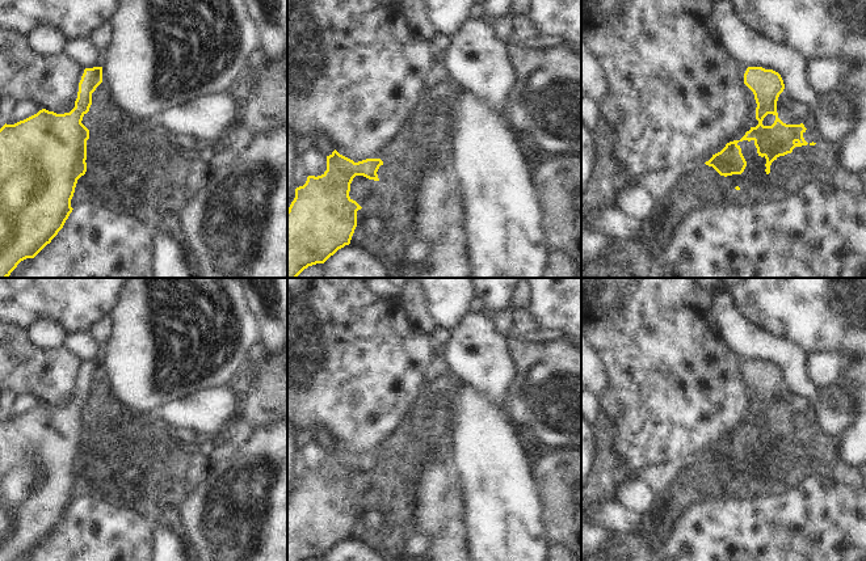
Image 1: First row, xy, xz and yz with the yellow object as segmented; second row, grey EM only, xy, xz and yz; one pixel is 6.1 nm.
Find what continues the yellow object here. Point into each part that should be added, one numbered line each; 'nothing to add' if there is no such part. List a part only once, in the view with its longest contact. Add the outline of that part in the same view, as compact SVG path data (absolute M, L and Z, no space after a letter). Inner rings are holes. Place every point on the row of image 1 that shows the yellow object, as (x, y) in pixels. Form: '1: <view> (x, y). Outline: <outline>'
nothing to add

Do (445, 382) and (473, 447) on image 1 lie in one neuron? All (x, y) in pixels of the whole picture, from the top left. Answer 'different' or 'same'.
same

